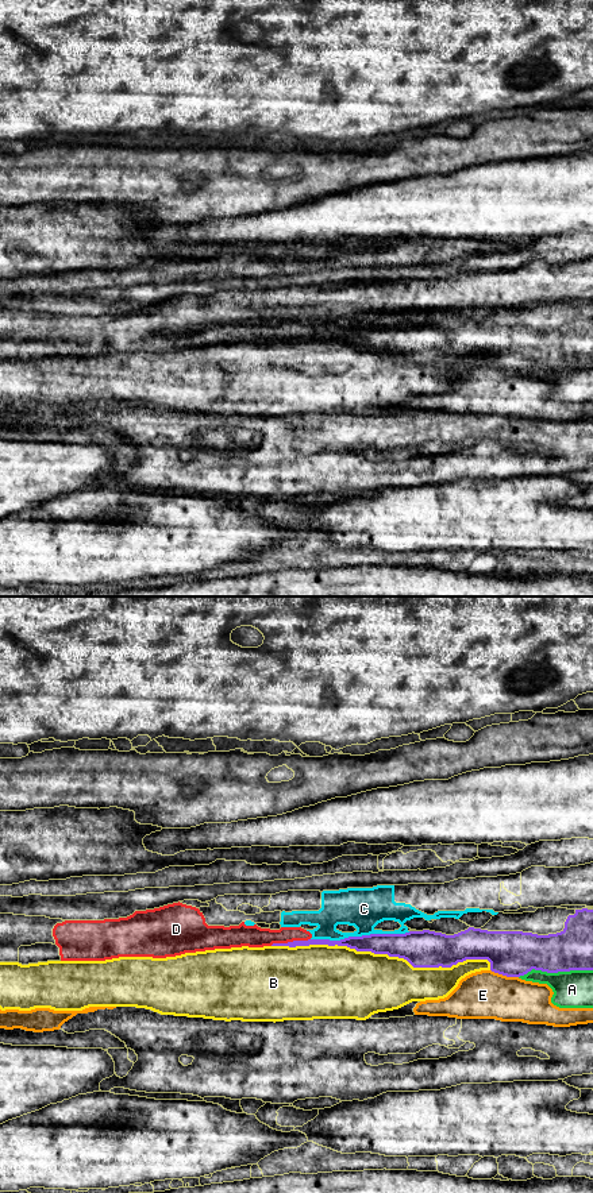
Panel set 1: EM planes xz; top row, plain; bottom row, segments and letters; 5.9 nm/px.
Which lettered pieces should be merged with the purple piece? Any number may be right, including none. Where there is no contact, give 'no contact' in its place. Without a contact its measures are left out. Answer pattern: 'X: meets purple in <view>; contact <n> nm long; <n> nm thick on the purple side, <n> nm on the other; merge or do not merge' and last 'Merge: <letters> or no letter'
A: meets purple in xz; contact 440 nm long; 260 nm thick on the purple side, 220 nm on the other; do not merge
B: meets purple in xz; contact 1300 nm long; 220 nm thick on the purple side, 400 nm on the other; do not merge
C: meets purple in xz; contact 600 nm long; 140 nm thick on the purple side, 240 nm on the other; do not merge
D: meets purple in xz; contact 240 nm long; 40 nm thick on the purple side, 130 nm on the other; do not merge
E: meets purple in xz; contact 180 nm long; 280 nm thick on the purple side, 280 nm on the other; do not merge
Merge: no letter

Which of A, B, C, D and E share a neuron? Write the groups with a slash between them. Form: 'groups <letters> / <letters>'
groups A / B / C D / E

